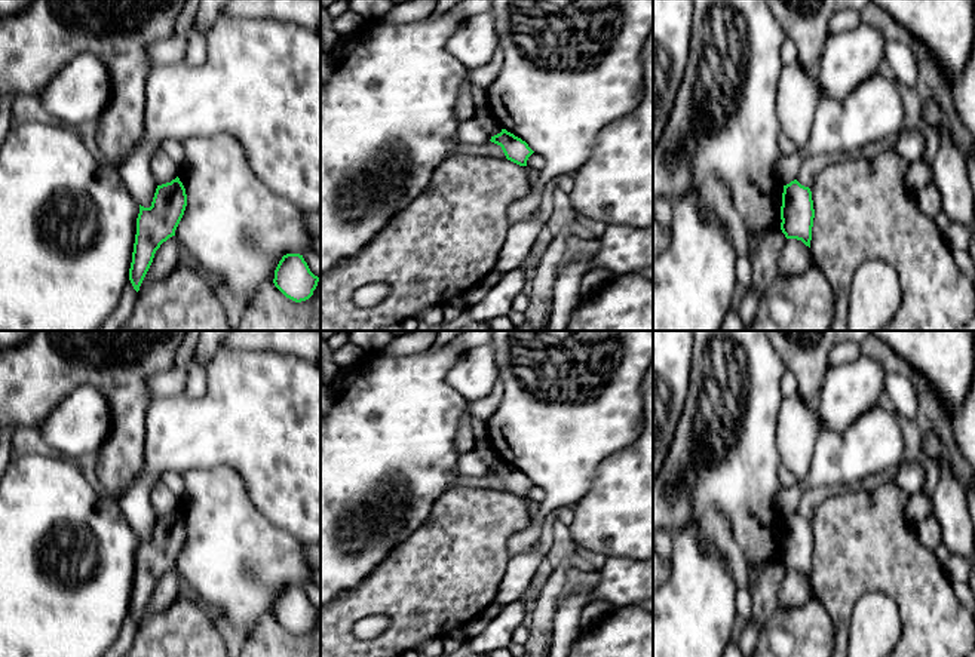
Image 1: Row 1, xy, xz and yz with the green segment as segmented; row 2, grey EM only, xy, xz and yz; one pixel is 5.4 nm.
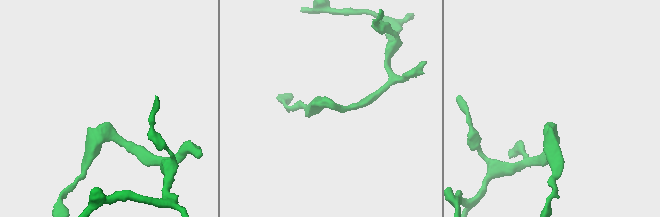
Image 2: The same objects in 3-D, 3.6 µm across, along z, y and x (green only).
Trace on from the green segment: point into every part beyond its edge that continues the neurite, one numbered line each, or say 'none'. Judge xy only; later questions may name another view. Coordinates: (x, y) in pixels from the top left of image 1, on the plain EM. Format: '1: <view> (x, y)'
none

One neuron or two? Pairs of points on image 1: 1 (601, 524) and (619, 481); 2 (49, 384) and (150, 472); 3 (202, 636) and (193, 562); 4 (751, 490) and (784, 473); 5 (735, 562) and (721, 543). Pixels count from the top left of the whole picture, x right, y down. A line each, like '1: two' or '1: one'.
1: one
2: two
3: two
4: two
5: one

